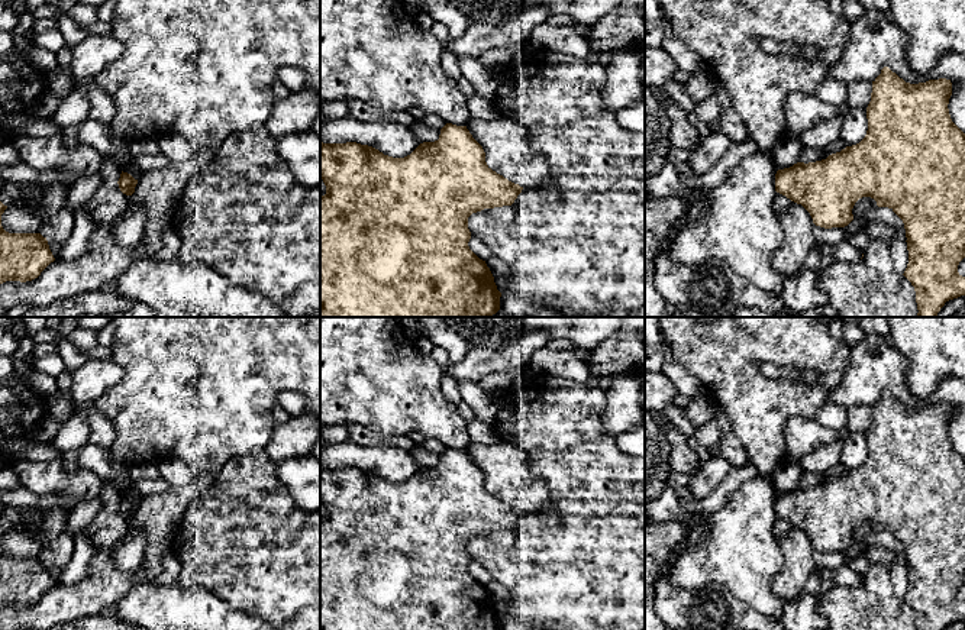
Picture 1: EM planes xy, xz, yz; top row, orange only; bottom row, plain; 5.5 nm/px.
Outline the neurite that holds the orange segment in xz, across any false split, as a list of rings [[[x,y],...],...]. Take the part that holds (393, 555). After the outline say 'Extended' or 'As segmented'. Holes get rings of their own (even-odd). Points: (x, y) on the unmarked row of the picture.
[[[446,448],[438,465],[420,468],[404,482],[393,482],[356,466],[320,466],[320,503],[326,510],[326,518],[320,520],[320,630],[500,630],[501,617],[497,614],[490,592],[468,571],[471,563],[468,542],[484,533],[511,530],[523,511],[487,490],[482,471],[467,450]]]. As segmented

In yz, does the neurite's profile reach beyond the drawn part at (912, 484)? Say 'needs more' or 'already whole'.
already whole

